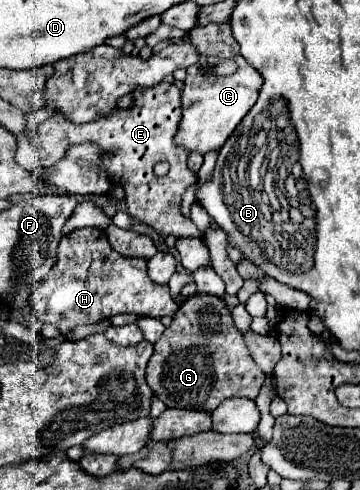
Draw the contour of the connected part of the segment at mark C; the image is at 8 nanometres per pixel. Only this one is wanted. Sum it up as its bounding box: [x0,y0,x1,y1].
[174,23,262,155]

